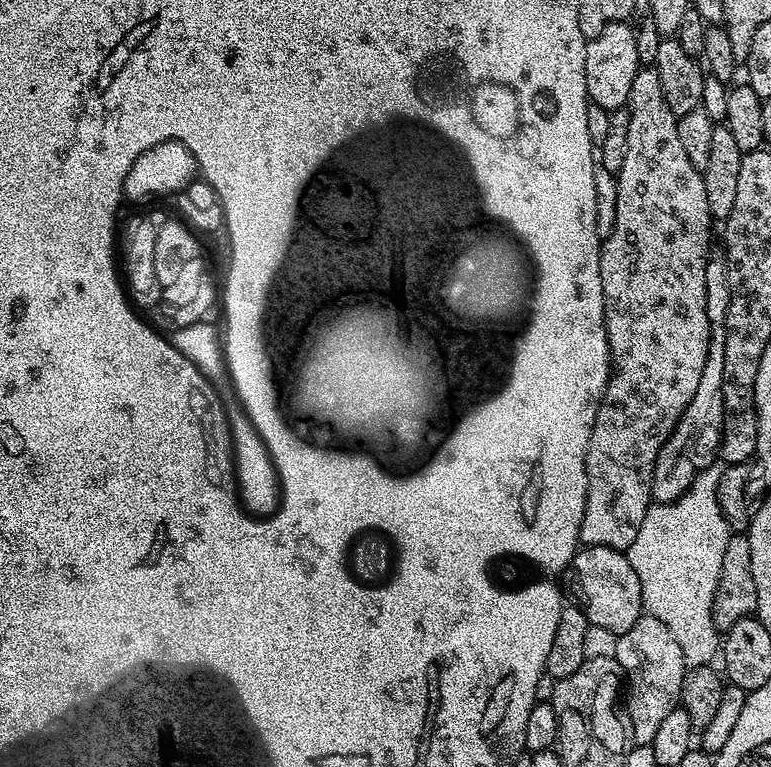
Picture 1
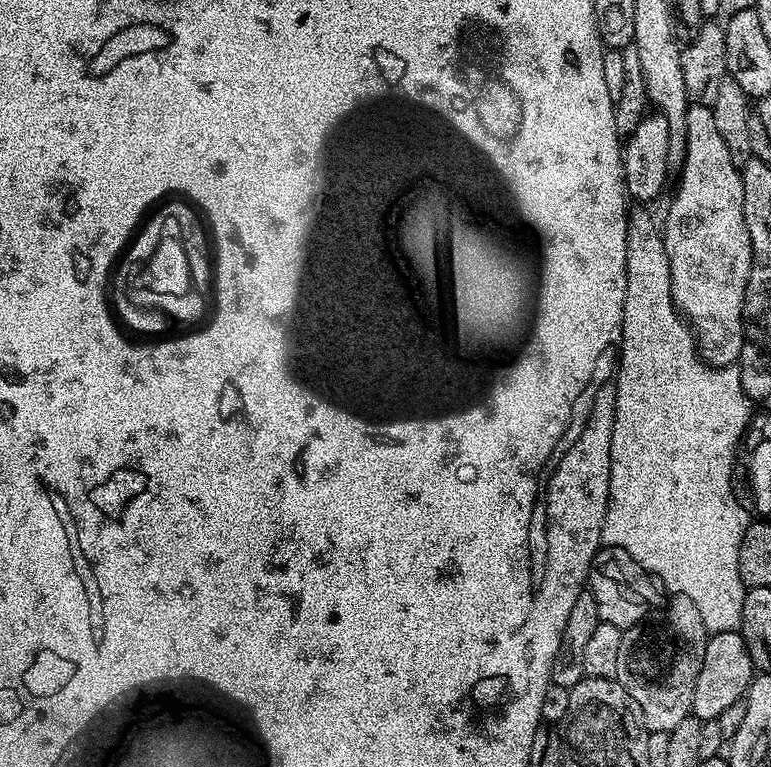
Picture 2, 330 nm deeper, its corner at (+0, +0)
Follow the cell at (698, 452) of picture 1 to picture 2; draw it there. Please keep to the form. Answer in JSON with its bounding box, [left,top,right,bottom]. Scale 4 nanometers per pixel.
[662,104,752,368]

